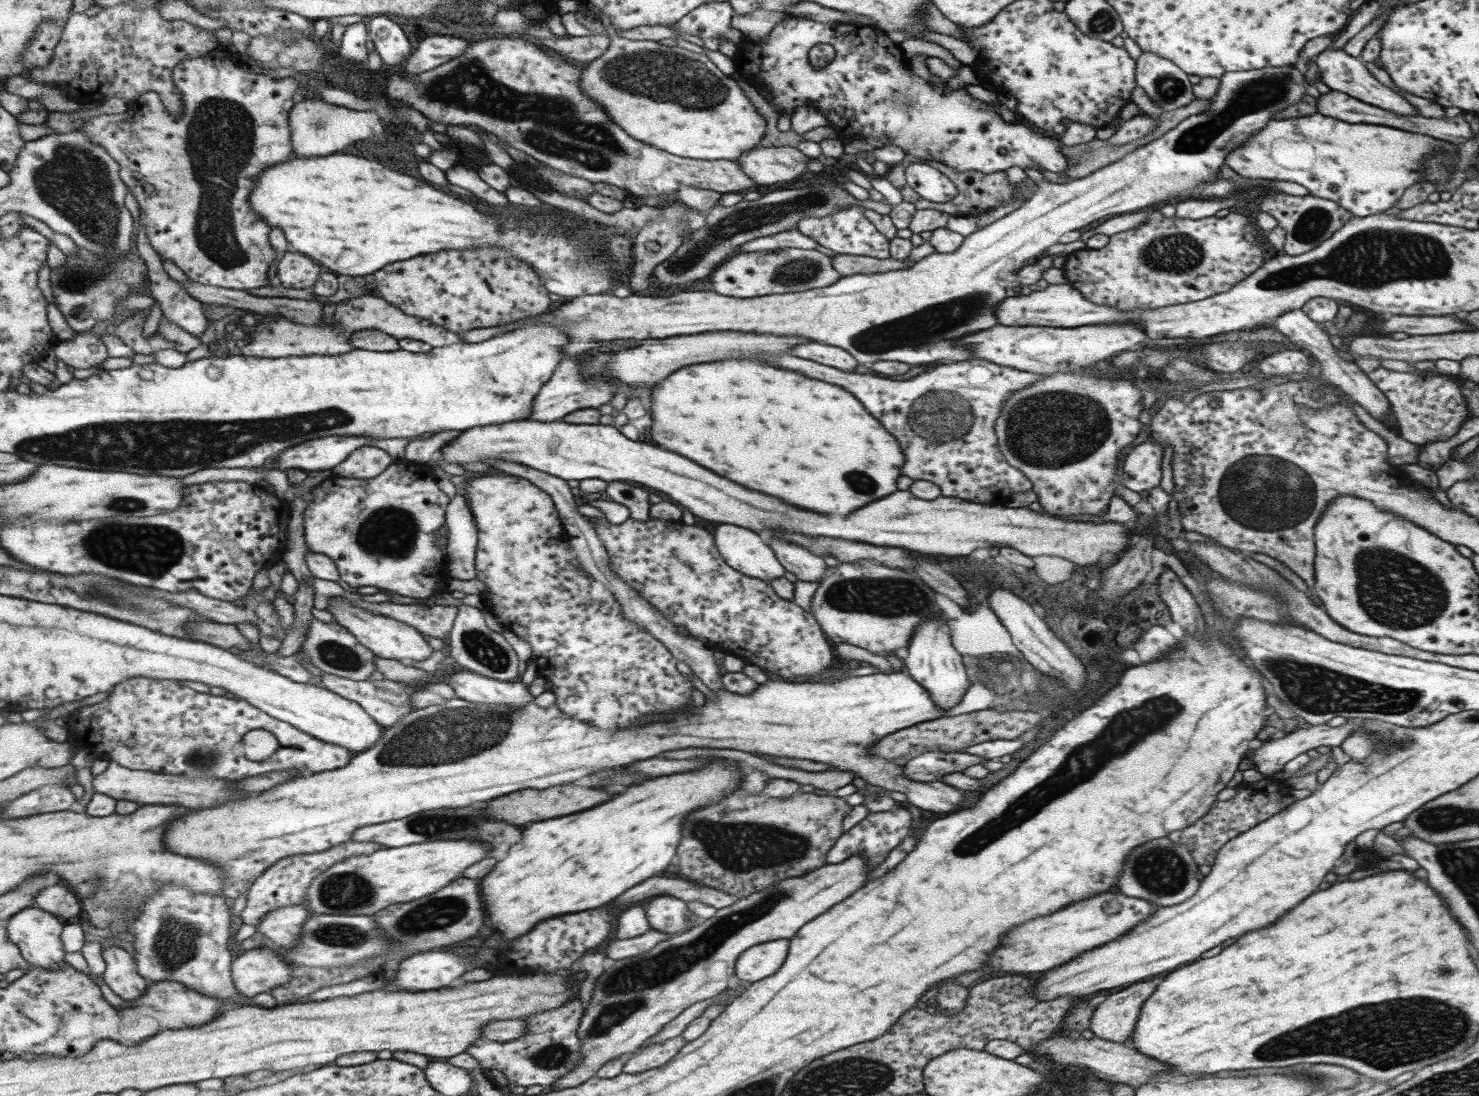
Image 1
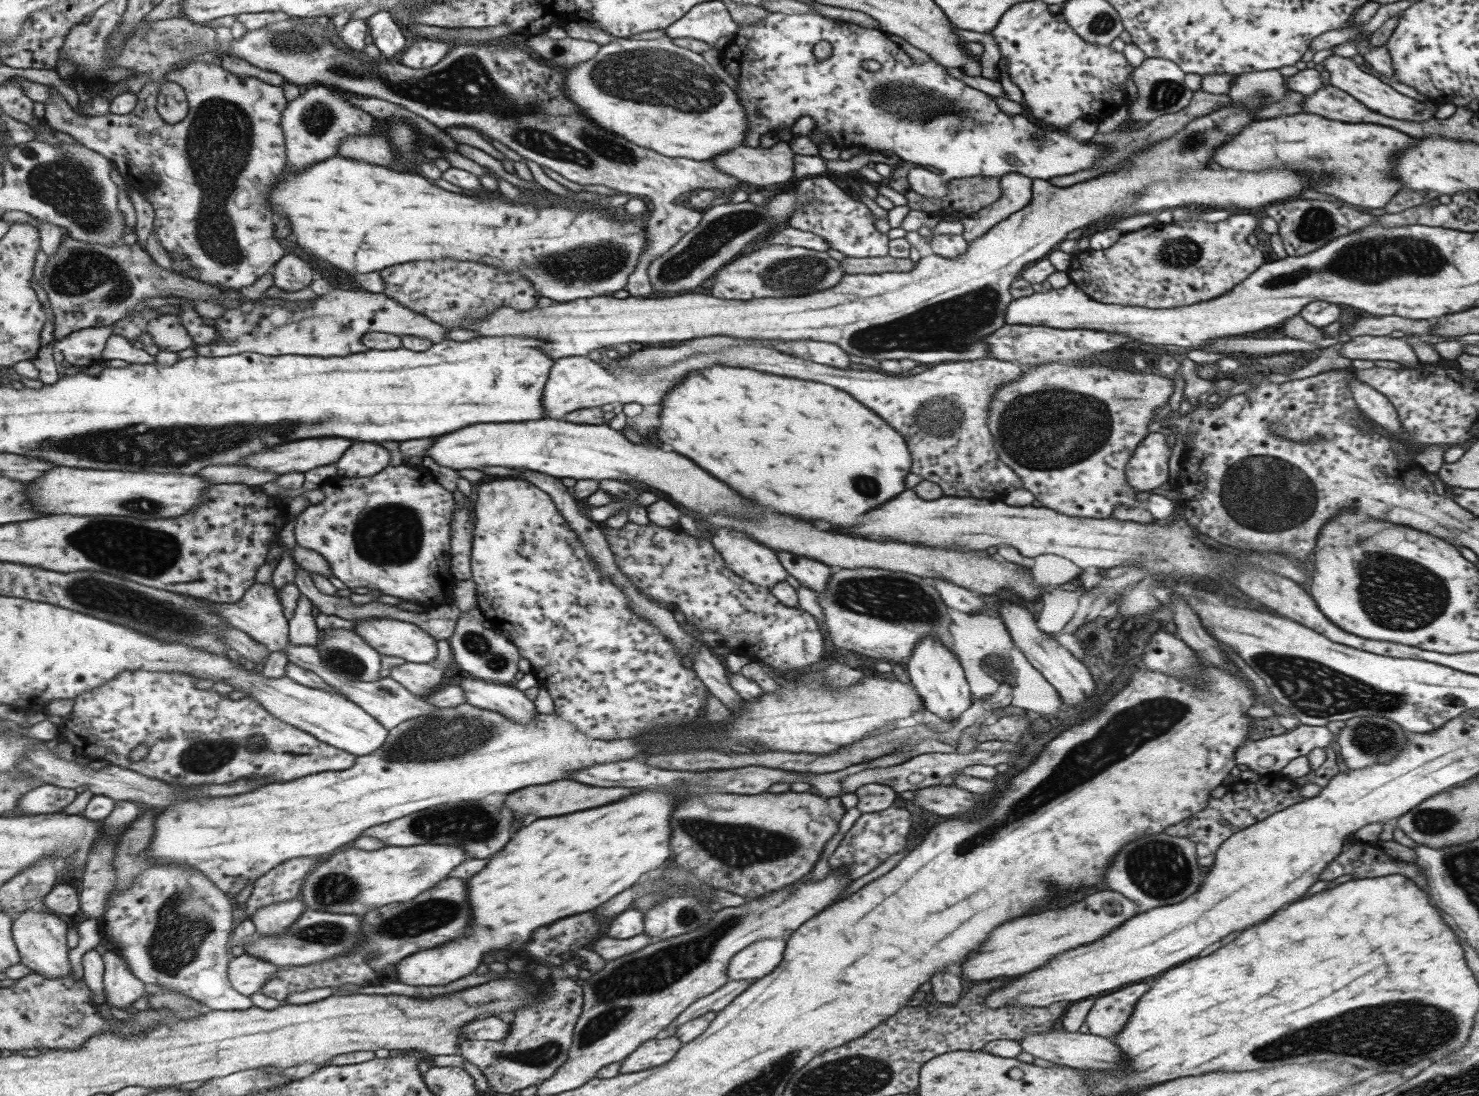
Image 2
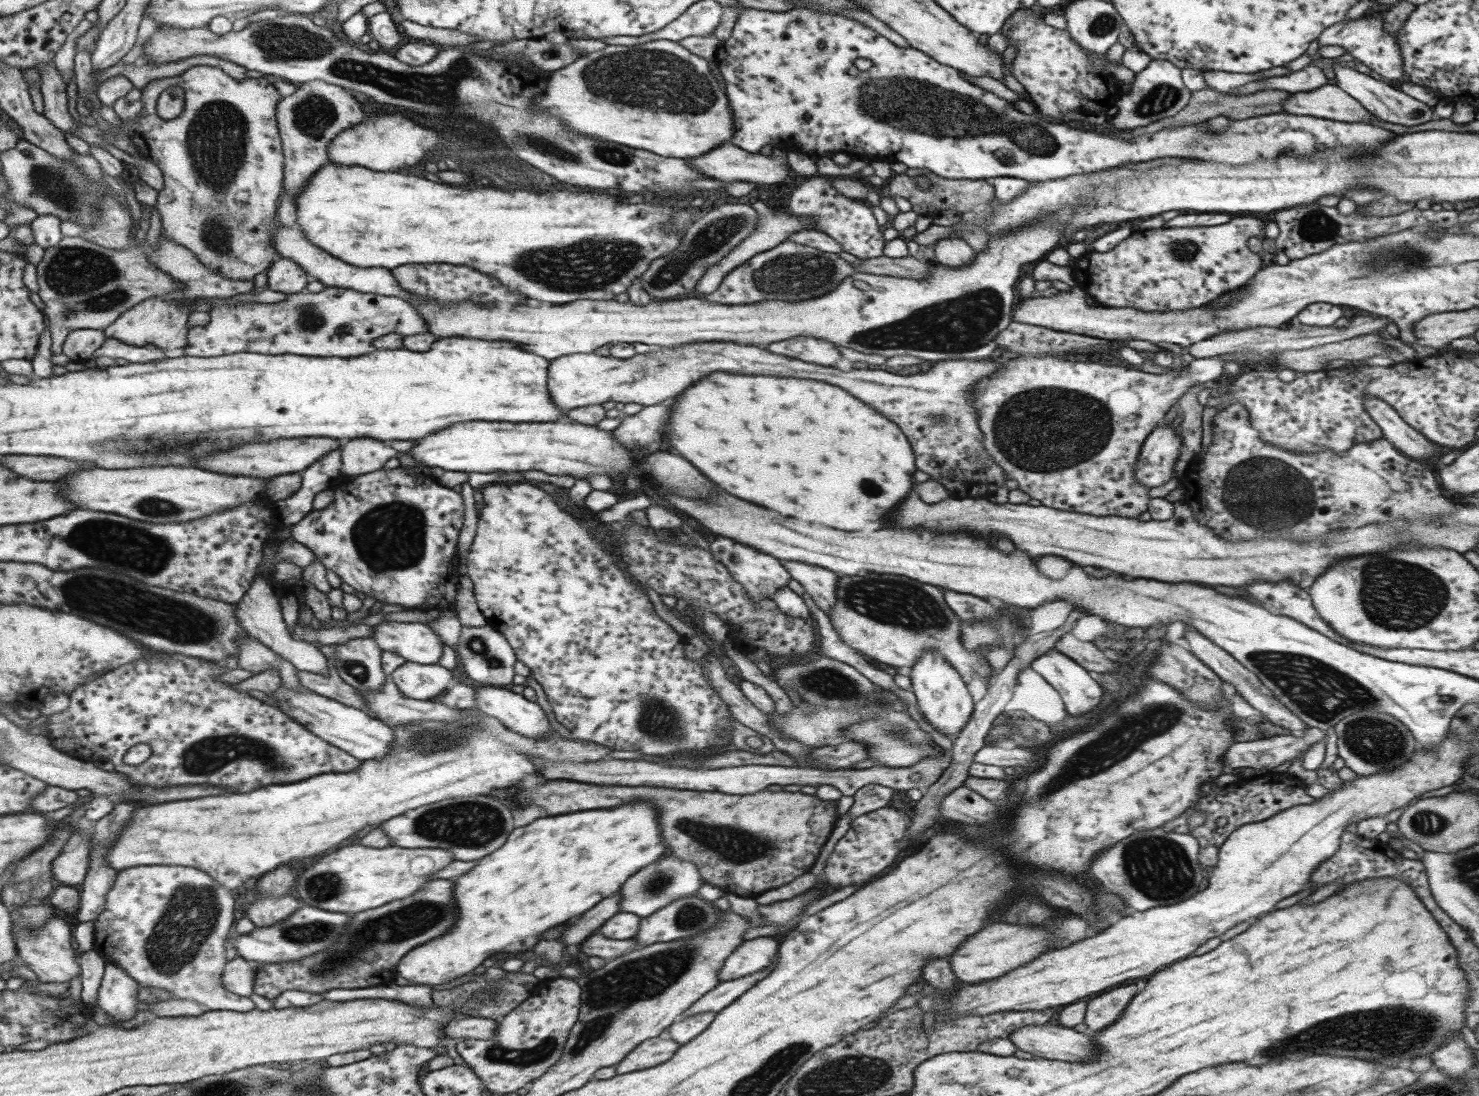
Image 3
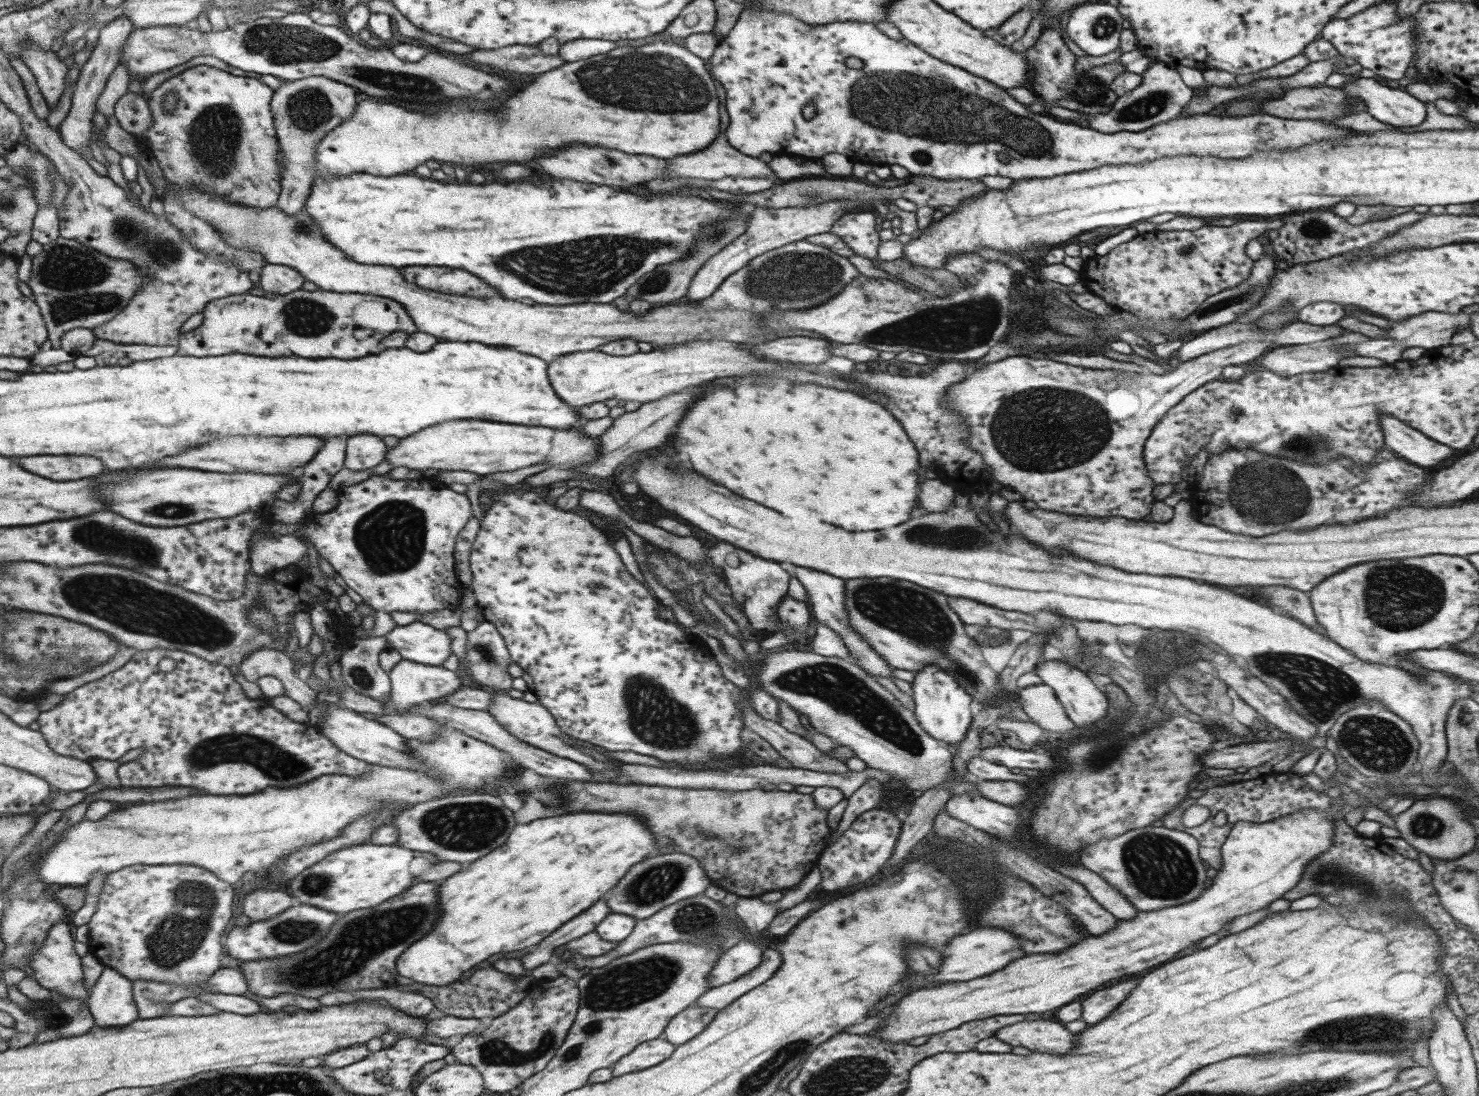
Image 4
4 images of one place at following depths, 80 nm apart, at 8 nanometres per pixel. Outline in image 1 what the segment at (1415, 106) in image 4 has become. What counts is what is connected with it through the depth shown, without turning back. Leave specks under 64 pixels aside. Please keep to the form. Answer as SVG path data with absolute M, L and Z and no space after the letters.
M1329 45L1325 50L1316 54L1313 59L1315 66L1317 66L1317 74L1319 74L1318 85L1321 89L1337 90L1348 94L1350 97L1357 100L1372 104L1373 106L1393 110L1403 116L1419 115L1415 108L1409 104L1403 97L1391 91L1388 87L1381 85L1368 71L1363 67L1363 64L1355 57L1345 54L1343 49L1333 48Z

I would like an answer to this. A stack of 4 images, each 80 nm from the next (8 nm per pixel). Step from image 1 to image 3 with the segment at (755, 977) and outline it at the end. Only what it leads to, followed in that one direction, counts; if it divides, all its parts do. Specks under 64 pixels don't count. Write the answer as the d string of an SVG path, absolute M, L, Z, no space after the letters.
M756 937L743 941L725 960L718 970L720 982L747 977L767 968L772 958L777 957L778 937Z

